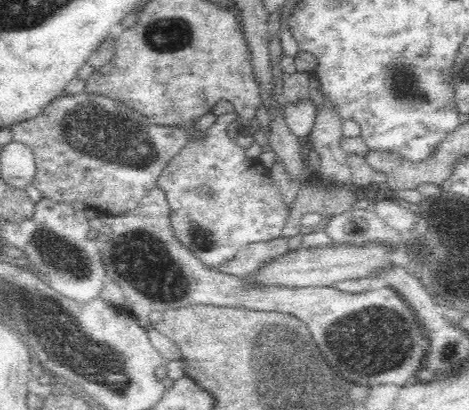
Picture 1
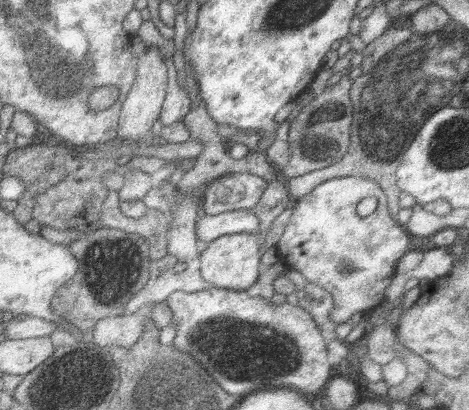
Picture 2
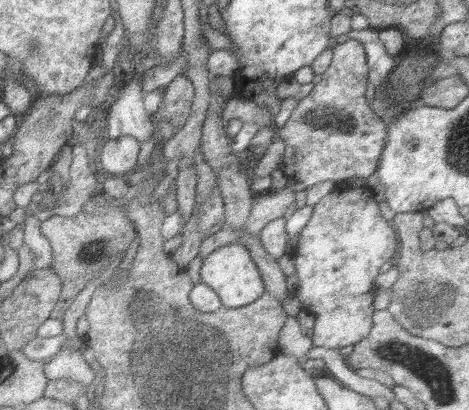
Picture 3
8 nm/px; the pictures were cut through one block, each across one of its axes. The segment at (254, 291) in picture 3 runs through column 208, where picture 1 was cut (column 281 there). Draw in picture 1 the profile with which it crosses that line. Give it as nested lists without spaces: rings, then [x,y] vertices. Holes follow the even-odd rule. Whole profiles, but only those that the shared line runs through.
[[[336,246],[320,250],[302,248],[300,252],[282,256],[280,260],[268,264],[252,280],[260,284],[282,284],[282,286],[334,286],[334,282],[344,278],[358,278],[358,276],[368,278],[374,268],[390,262],[390,256],[384,254],[388,254],[388,250],[382,248],[352,248],[352,246]]]

